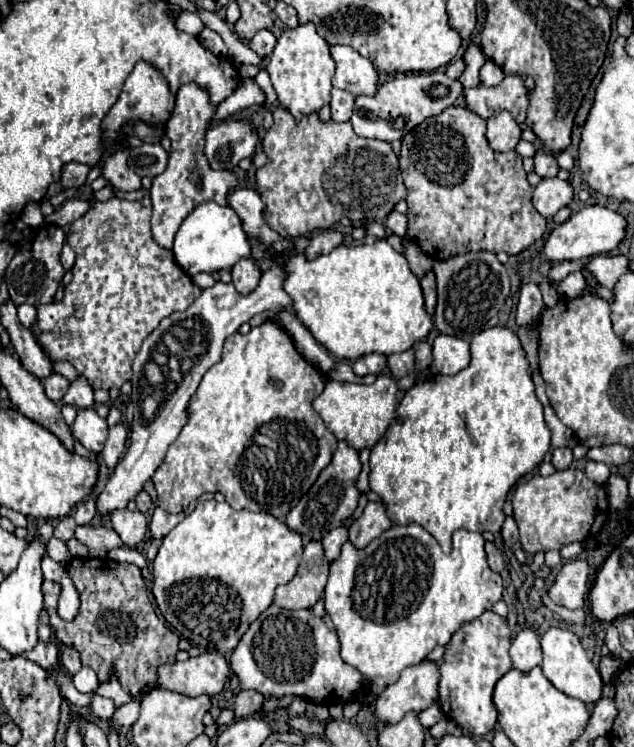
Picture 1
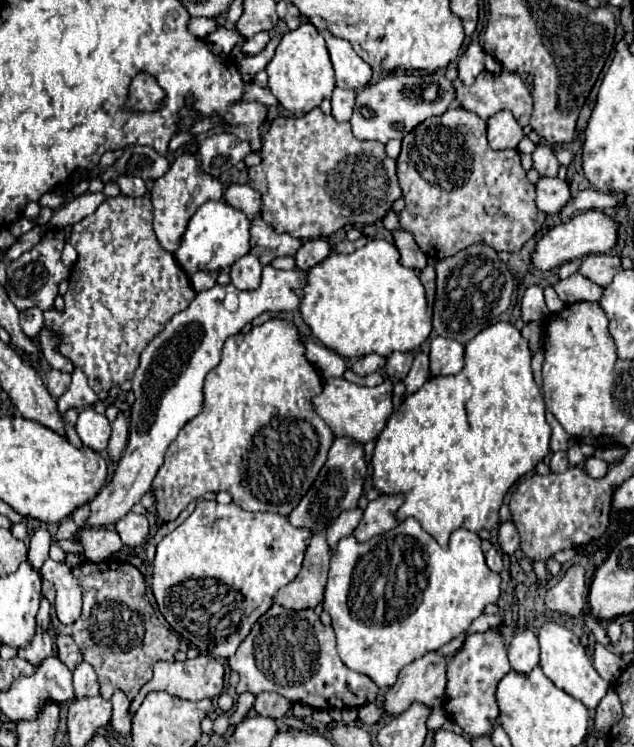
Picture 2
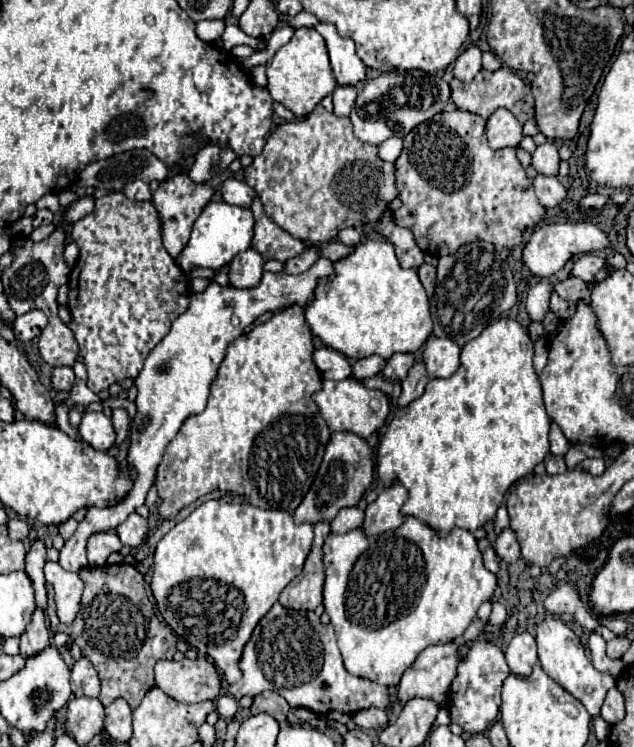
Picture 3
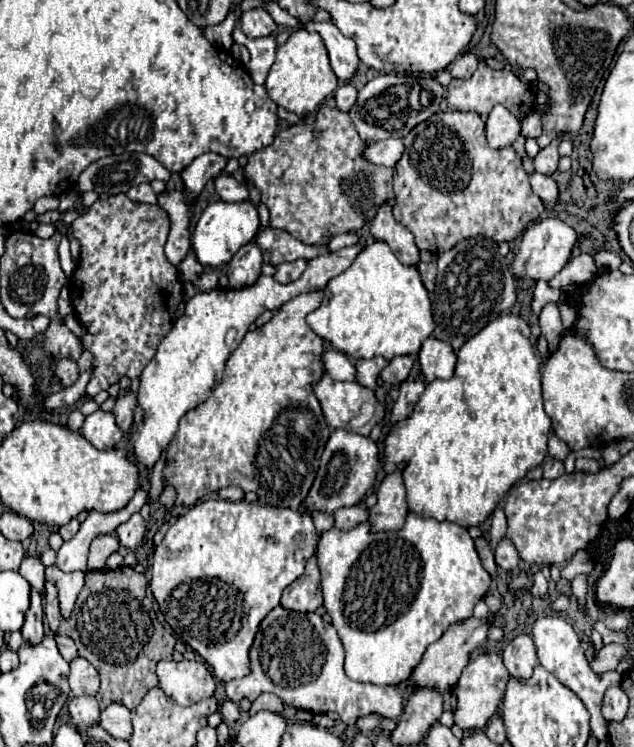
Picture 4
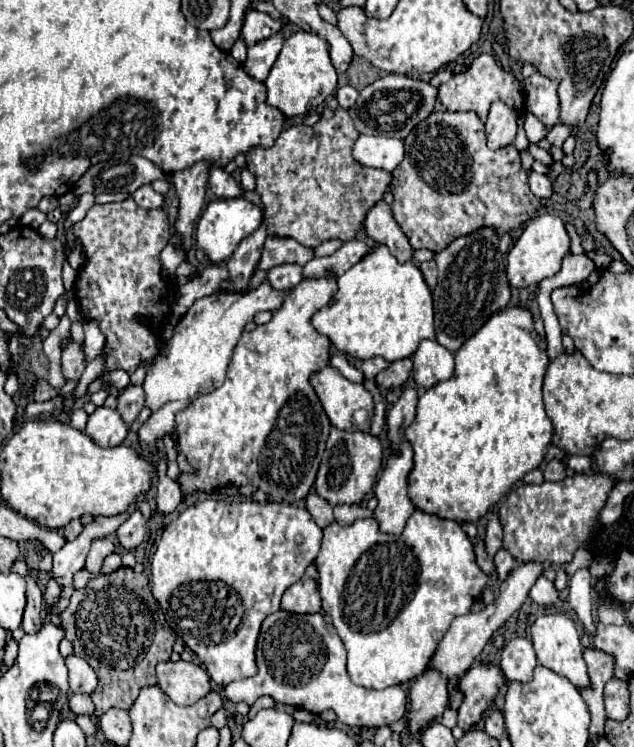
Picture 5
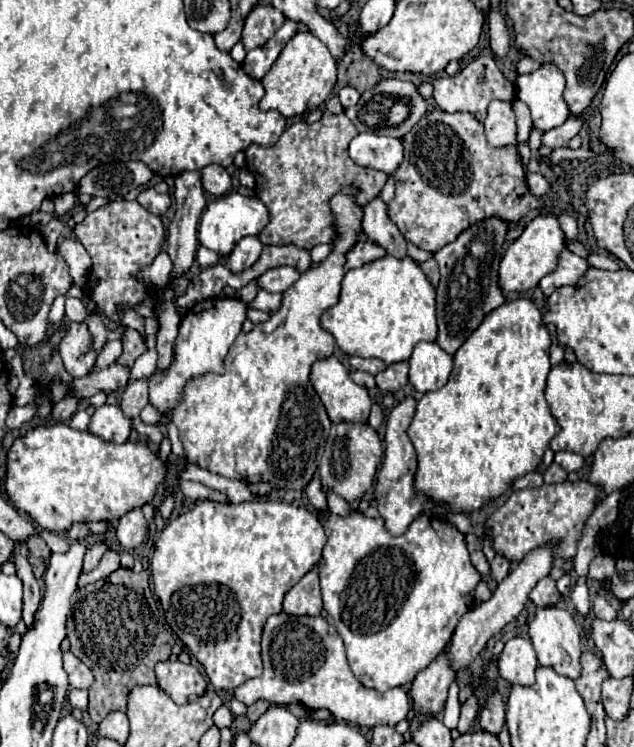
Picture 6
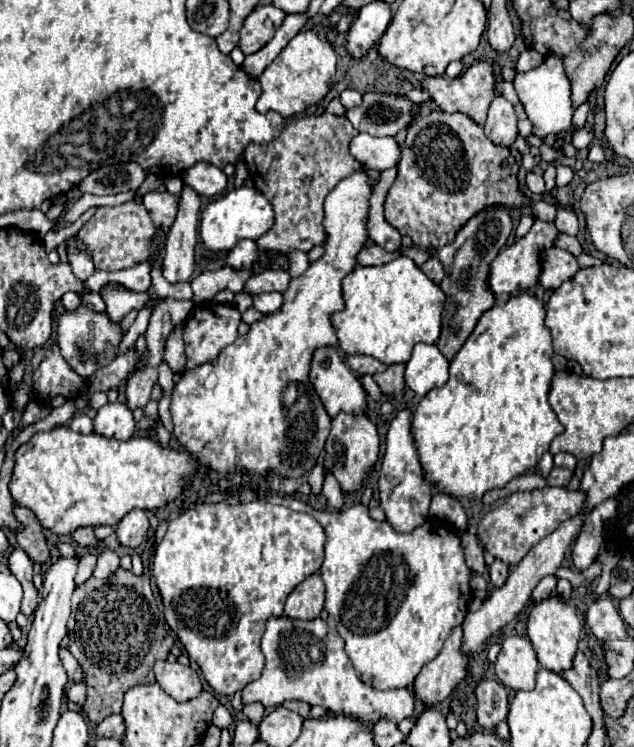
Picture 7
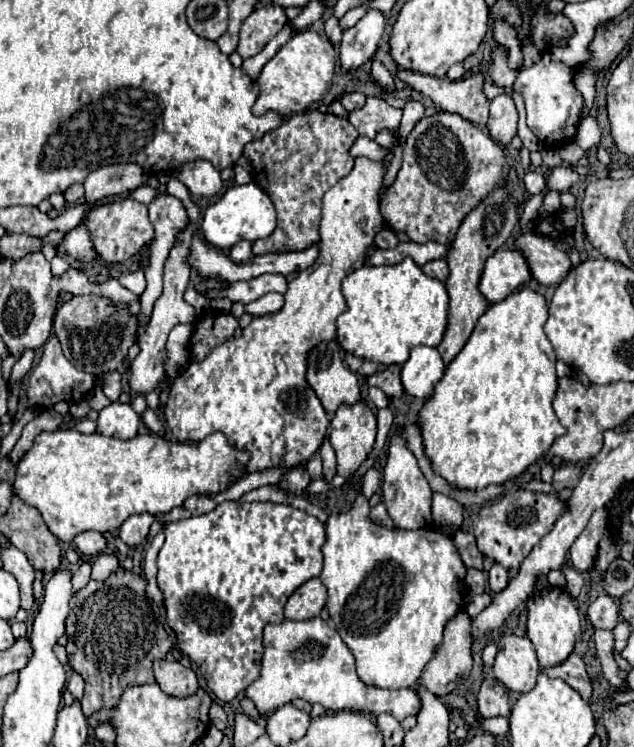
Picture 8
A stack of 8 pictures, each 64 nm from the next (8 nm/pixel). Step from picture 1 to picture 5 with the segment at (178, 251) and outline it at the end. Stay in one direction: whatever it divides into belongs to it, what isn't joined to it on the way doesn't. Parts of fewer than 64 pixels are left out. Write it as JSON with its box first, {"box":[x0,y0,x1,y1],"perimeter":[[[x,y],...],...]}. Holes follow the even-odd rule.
{"box":[196,198,262,264],"perimeter":[[[232,198],[232,200],[212,200],[196,226],[196,248],[202,250],[208,258],[208,262],[212,264],[222,264],[228,260],[228,256],[232,256],[232,252],[238,248],[240,240],[244,240],[244,236],[250,236],[258,226],[262,224],[262,212],[256,204],[252,204],[246,198]]]}

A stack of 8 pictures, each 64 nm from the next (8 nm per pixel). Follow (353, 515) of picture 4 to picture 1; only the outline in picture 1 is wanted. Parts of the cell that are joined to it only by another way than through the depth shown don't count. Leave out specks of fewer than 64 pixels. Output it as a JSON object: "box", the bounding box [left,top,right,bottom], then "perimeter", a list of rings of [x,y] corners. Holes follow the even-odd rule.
{"box":[322,522,348,562],"perimeter":[[[346,522],[338,528],[334,528],[332,532],[328,532],[324,538],[322,538],[322,544],[324,544],[324,556],[328,558],[328,562],[334,562],[338,556],[340,556],[340,550],[342,550],[342,544],[348,542],[348,526]]]}

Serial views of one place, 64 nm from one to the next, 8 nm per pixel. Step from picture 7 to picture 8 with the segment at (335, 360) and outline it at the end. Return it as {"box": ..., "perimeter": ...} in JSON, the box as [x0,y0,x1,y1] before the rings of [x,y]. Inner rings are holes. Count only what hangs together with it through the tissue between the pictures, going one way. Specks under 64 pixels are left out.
{"box":[306,342,360,416],"perimeter":[[[322,342],[310,350],[306,380],[330,416],[342,404],[360,402],[358,378],[340,358],[338,342]]]}

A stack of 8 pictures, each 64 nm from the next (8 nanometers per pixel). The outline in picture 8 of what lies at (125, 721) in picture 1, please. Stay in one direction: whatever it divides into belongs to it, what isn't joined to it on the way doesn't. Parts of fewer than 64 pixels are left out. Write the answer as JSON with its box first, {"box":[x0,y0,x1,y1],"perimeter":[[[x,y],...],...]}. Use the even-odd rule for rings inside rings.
{"box":[154,660,198,698],"perimeter":[[[156,660],[154,662],[154,676],[158,686],[176,698],[188,698],[198,690],[198,678],[192,668],[182,666],[176,660]]]}

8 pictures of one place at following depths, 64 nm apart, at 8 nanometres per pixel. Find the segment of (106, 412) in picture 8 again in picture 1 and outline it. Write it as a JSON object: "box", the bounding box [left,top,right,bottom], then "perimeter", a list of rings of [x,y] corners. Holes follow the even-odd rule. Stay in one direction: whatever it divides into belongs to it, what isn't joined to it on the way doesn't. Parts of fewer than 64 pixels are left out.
{"box":[72,408,108,454],"perimeter":[[[94,408],[78,410],[78,416],[72,424],[72,436],[92,454],[98,454],[104,448],[104,440],[108,438],[108,424],[104,418],[96,414]]]}

